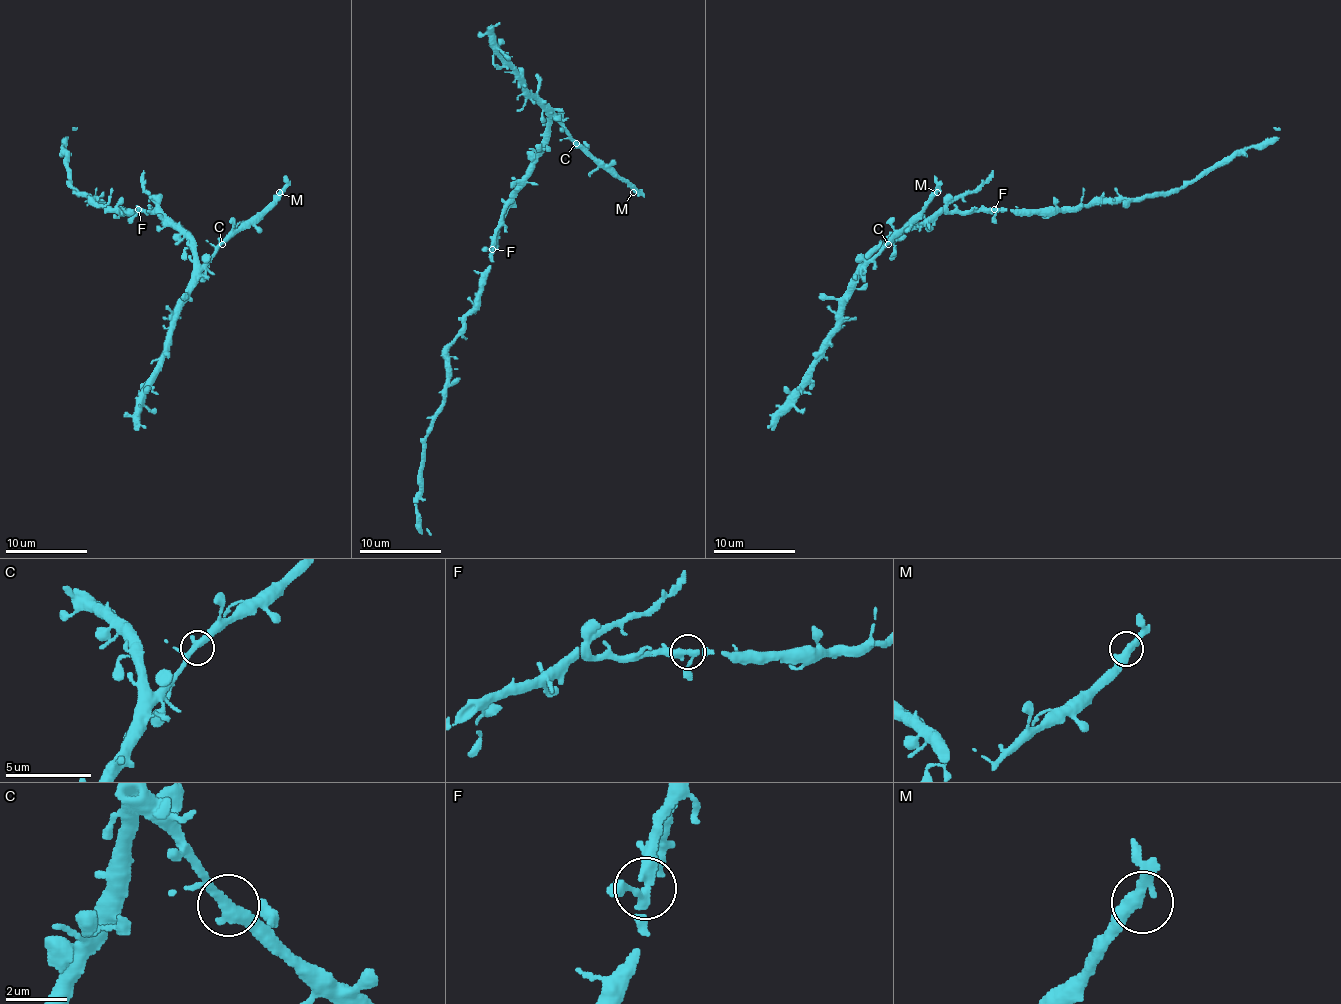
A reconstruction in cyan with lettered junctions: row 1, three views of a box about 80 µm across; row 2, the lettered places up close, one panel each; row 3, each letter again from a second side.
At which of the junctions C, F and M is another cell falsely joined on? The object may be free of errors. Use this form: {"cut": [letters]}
{"cut": []}

